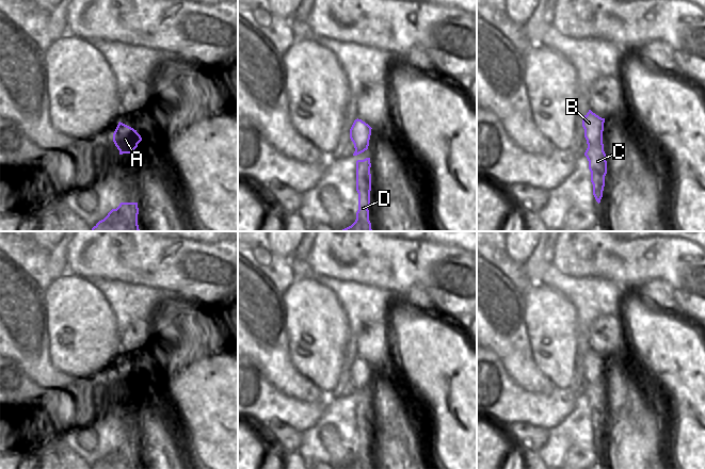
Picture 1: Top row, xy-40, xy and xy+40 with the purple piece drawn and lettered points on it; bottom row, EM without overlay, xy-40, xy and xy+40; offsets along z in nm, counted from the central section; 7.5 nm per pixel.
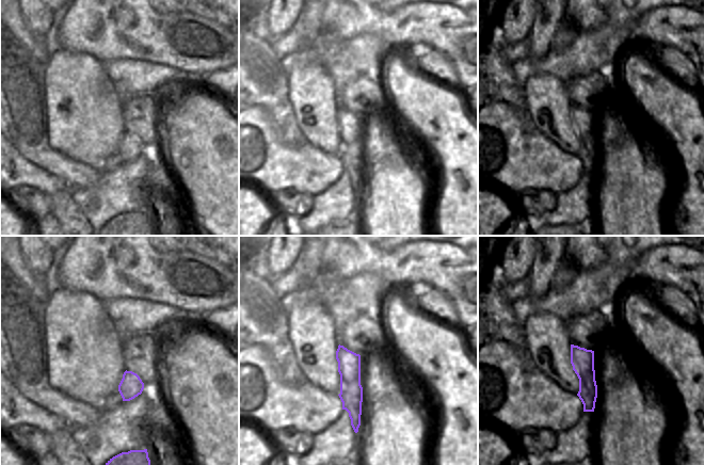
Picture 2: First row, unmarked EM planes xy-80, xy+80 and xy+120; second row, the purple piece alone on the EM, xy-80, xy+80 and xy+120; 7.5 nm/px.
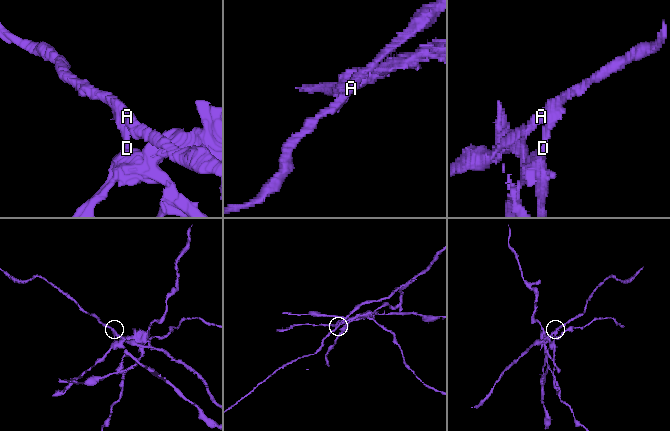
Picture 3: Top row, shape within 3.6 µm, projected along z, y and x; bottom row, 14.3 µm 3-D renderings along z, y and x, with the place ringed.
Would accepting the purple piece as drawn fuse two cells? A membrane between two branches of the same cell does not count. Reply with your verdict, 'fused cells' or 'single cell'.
fused cells

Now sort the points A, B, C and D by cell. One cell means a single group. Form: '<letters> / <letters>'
A B C / D

